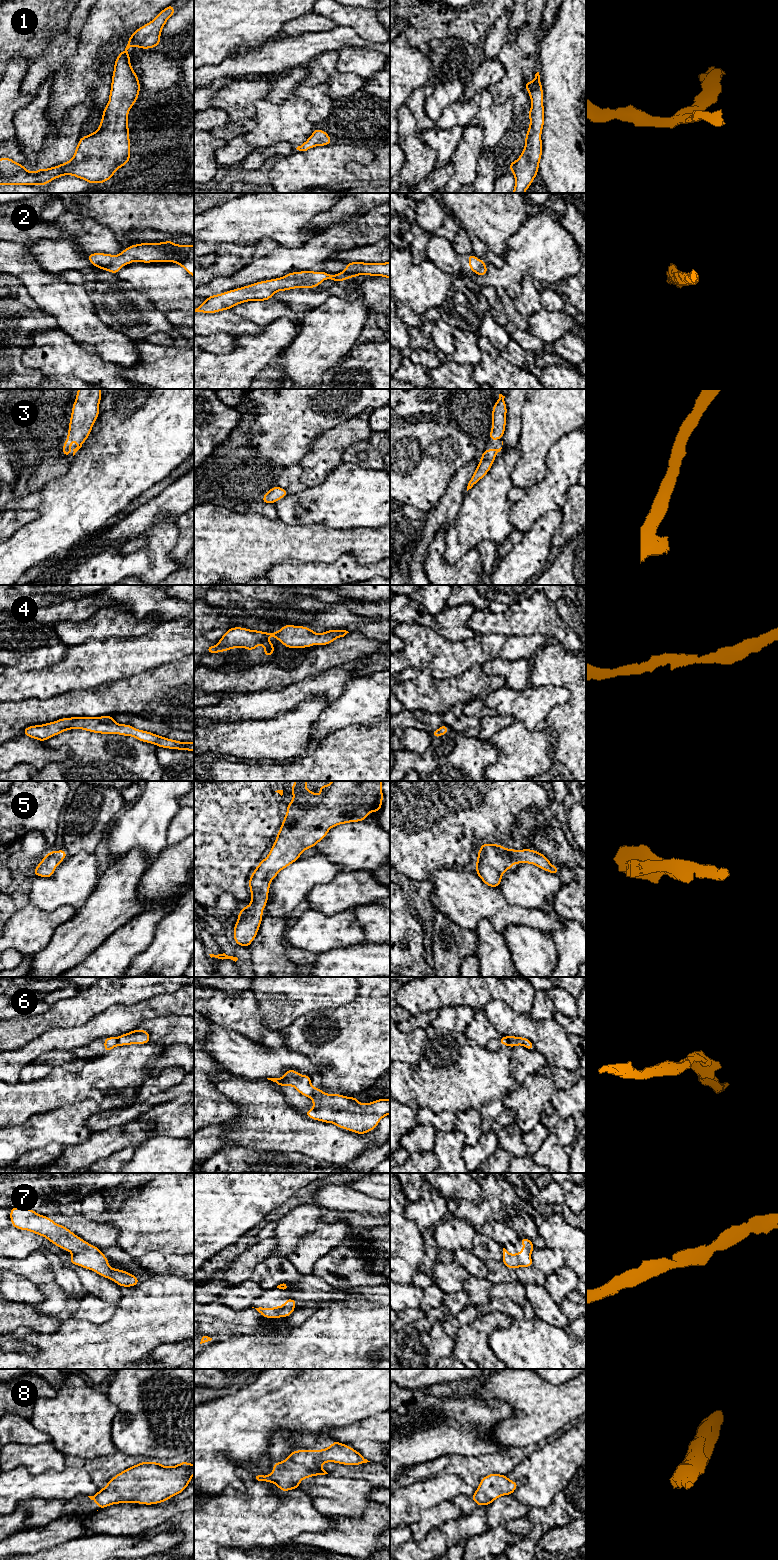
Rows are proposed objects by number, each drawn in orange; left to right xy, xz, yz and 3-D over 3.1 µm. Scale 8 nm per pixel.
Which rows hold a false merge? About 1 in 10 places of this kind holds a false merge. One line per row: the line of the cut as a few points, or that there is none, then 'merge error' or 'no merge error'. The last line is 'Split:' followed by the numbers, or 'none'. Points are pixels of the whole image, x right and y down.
1: no cut | no merge error
2: no cut | no merge error
3: no cut | no merge error
4: no cut | no merge error
5: no cut | no merge error
6: no cut | no merge error
7: no cut | no merge error
8: xz (305, 1453), (305, 1458), (302, 1461), (293, 1461), (287, 1457) | merge error
Split: 8

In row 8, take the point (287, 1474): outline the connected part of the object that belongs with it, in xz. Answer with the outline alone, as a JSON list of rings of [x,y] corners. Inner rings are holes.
[[[333,1440],[331,1446],[322,1450],[304,1450],[305,1460],[295,1462],[285,1459],[273,1464],[273,1472],[269,1475],[258,1475],[256,1479],[275,1484],[281,1491],[299,1489],[299,1483],[309,1477],[328,1474],[321,1465],[327,1462],[342,1465],[361,1465],[368,1461],[352,1447]]]

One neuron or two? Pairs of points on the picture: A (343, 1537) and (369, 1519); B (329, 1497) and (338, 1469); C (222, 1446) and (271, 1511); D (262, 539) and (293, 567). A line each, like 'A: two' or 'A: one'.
A: one
B: two
C: two
D: two

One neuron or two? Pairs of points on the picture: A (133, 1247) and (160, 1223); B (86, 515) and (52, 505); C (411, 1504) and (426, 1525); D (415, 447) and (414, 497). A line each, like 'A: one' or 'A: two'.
A: one
B: one
C: two
D: one

